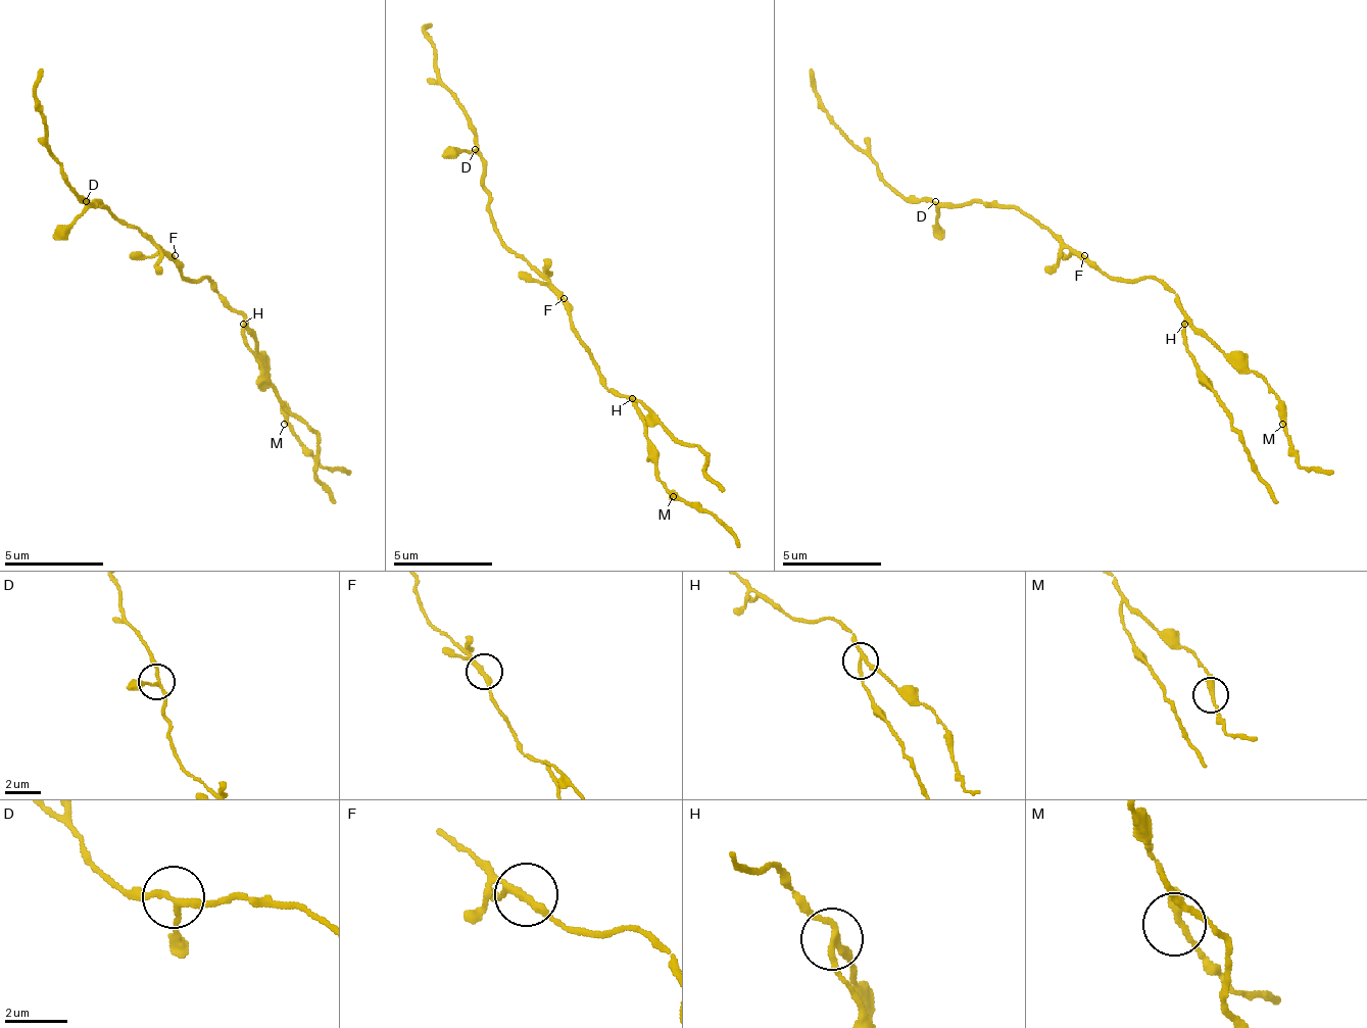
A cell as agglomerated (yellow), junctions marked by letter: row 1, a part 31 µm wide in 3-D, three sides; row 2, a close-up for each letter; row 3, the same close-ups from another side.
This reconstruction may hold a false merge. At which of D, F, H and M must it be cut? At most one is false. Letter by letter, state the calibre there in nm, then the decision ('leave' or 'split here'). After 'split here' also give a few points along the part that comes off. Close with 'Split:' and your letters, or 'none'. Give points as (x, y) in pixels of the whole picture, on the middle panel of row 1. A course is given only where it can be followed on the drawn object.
D: calibre 180 nm; leave
F: calibre 220 nm; leave
H: calibre 180 nm; split here; course (633, 397), (708, 456), (708, 476), (723, 491)
M: calibre 280 nm; leave
Split: H

